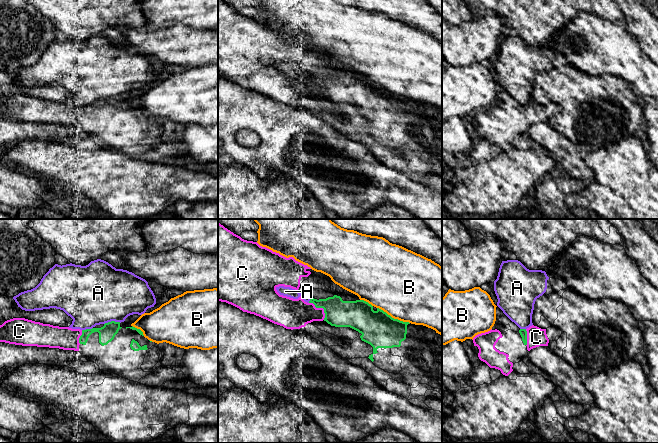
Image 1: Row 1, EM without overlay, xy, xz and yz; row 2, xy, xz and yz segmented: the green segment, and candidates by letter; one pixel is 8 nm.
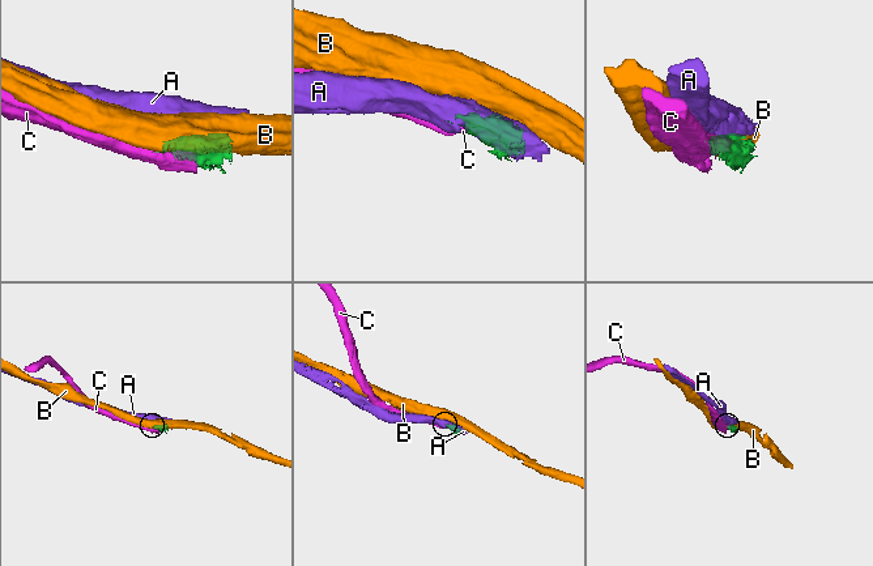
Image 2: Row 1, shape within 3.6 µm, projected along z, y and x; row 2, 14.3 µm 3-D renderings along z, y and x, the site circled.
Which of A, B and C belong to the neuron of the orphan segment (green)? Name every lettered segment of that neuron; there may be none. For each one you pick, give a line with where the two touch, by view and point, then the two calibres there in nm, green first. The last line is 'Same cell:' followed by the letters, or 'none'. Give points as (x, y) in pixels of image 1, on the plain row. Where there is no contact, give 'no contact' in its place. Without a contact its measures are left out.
C: xz (321, 83) | 220/240 nm
Same cell: C

